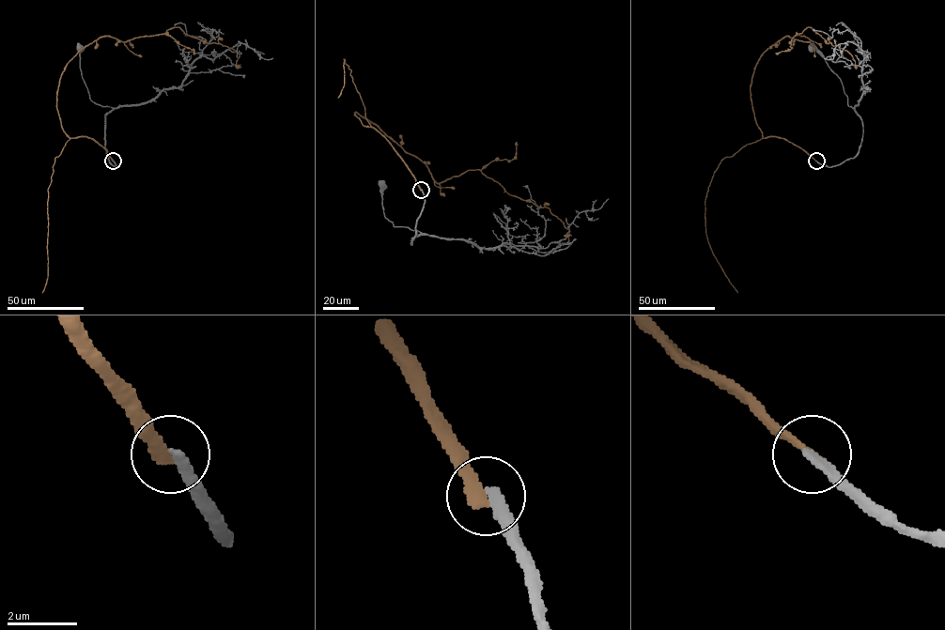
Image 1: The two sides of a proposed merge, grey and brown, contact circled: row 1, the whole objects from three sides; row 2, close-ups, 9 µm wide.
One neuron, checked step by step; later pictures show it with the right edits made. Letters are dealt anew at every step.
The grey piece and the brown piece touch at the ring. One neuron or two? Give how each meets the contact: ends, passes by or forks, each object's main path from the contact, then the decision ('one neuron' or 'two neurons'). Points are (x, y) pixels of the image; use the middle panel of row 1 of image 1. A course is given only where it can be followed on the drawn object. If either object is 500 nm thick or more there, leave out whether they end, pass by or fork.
grey ends there; brown ends there; grey runs (421, 190), (424, 207), (415, 223), (411, 245), (411, 240), (421, 233), (394, 226), (385, 217), (381, 184); brown runs (421, 190), (390, 143), (356, 112), (419, 158), (438, 183), (479, 169), (510, 194), (548, 207), (571, 235); two neurons

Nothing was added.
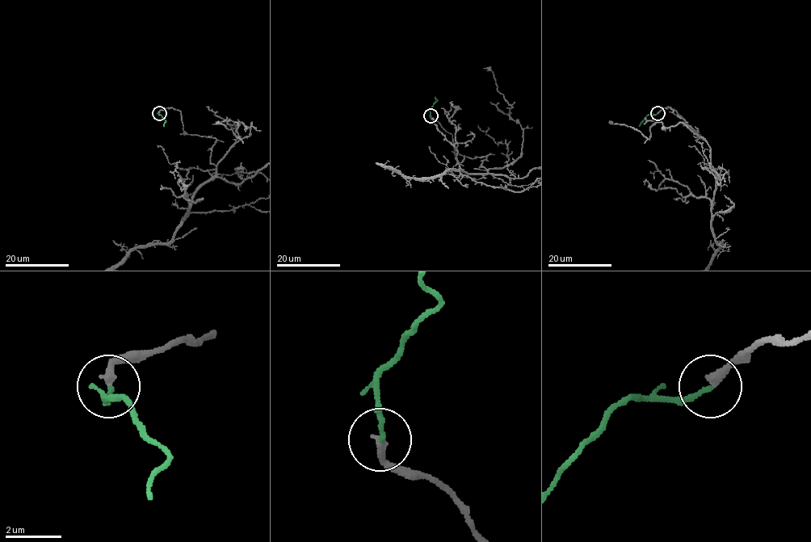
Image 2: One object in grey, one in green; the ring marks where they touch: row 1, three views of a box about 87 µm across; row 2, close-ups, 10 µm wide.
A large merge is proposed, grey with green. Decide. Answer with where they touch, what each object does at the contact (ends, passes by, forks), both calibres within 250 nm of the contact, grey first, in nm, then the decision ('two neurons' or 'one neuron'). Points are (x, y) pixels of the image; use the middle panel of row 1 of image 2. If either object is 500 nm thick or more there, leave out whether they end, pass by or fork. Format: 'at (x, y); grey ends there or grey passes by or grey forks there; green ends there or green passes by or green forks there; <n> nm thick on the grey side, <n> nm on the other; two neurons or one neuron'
at (430, 115); grey ends there; green ends there; 320 nm thick on the grey side, 170 nm on the other; one neuron

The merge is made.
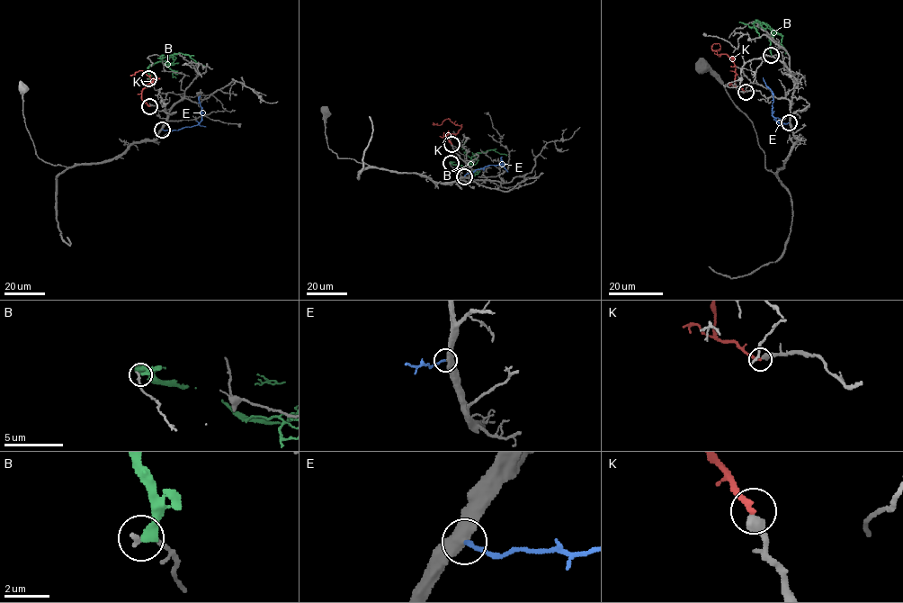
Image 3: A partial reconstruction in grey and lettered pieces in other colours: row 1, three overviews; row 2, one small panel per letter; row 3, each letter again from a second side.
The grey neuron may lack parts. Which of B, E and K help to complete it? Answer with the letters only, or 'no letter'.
E, K

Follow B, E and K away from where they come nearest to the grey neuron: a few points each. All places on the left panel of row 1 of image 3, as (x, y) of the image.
B: (147, 79), (147, 67), (167, 60), (169, 55), (175, 53), (188, 56), (204, 66)
E: (162, 129), (178, 130), (196, 125), (201, 120), (200, 95)
K: (149, 106), (142, 99), (142, 92), (159, 78), (151, 78), (142, 70), (130, 76)

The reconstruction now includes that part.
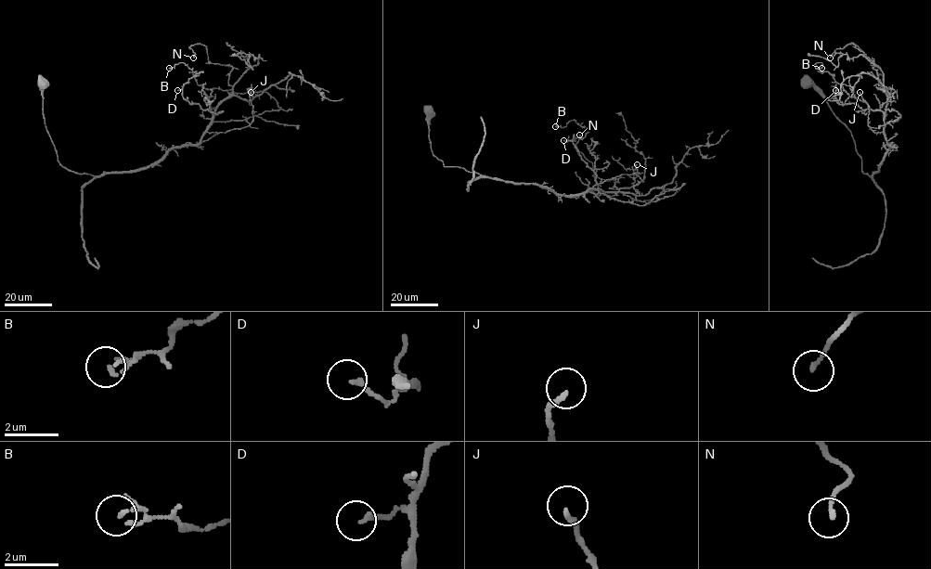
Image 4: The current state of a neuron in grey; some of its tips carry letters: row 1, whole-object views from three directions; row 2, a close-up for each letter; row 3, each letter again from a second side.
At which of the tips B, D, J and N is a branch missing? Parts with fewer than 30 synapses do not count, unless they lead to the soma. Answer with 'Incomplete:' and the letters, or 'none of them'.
Incomplete: none of them

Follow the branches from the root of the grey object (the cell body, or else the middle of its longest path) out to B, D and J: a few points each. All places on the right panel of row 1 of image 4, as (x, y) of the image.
B: (806, 82), (850, 131), (862, 172), (877, 172), (890, 148), (885, 114), (837, 101), (821, 68)
D: (806, 82), (821, 91), (850, 131), (862, 172), (871, 176), (890, 148), (885, 114), (837, 101), (835, 90)
J: (806, 82), (850, 131), (871, 176), (890, 146), (869, 129), (859, 92)

